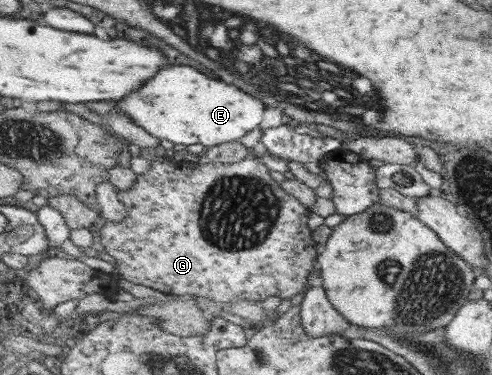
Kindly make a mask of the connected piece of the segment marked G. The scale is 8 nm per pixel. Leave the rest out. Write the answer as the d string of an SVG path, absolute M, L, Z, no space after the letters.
M251 157L234 164L214 162L198 165L197 162L154 160L149 170L138 174L136 185L132 185L130 191L118 190L119 198L126 204L126 210L128 210L126 219L120 223L101 221L100 242L105 251L115 259L118 276L133 284L148 286L167 295L212 297L215 302L242 301L242 299L266 301L268 297L274 297L274 295L281 299L290 299L298 293L307 292L311 288L310 273L317 265L317 257L322 246L315 240L314 230L308 227L310 209L300 199L289 194L276 179L272 179L270 170L262 160Z

